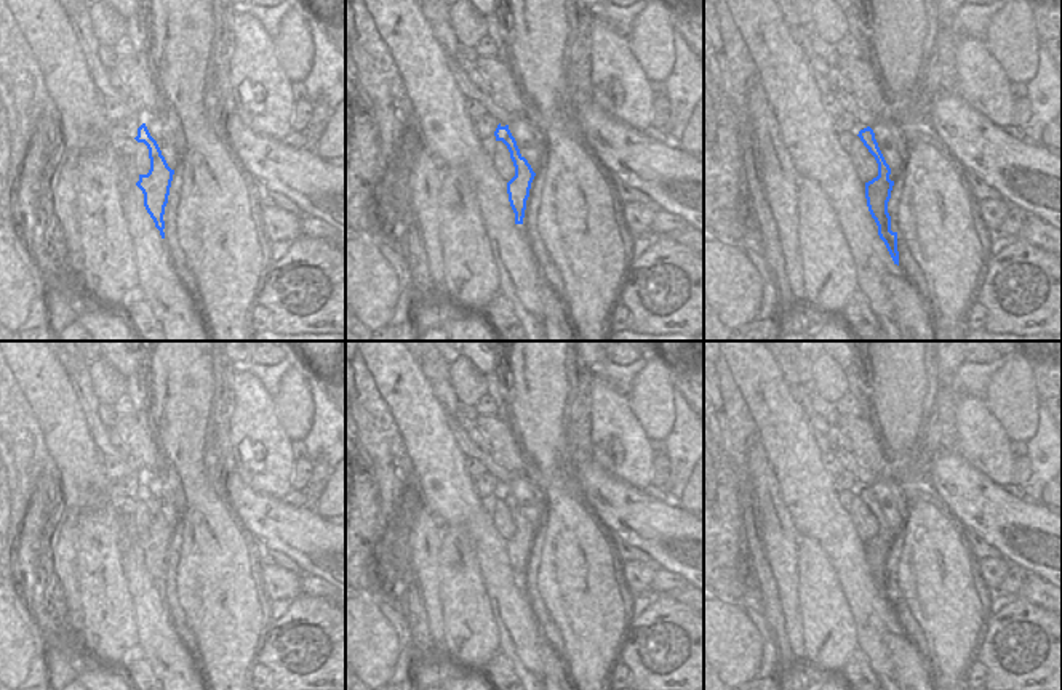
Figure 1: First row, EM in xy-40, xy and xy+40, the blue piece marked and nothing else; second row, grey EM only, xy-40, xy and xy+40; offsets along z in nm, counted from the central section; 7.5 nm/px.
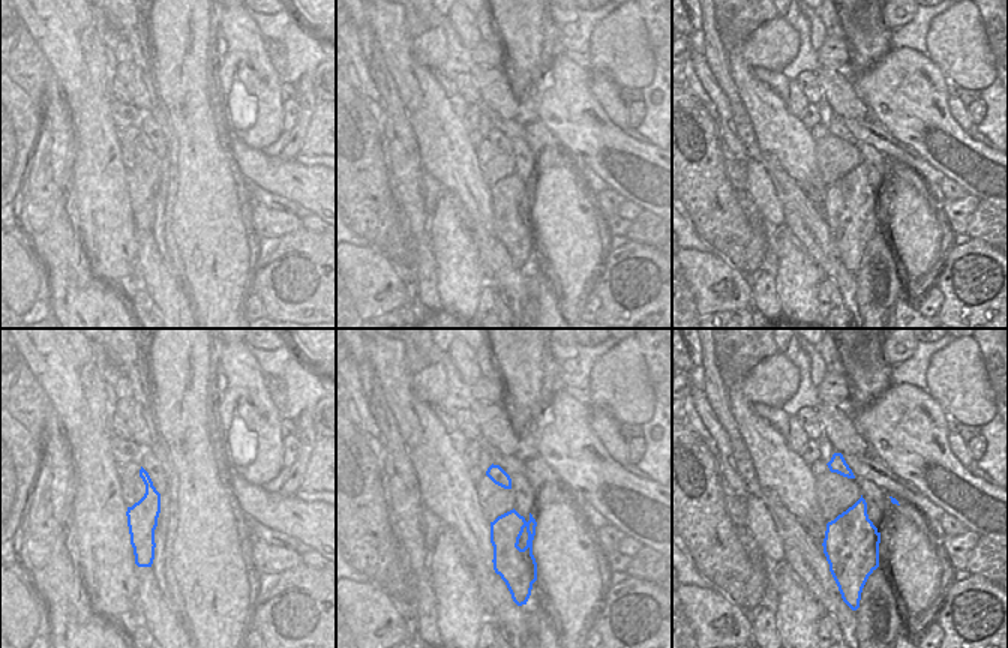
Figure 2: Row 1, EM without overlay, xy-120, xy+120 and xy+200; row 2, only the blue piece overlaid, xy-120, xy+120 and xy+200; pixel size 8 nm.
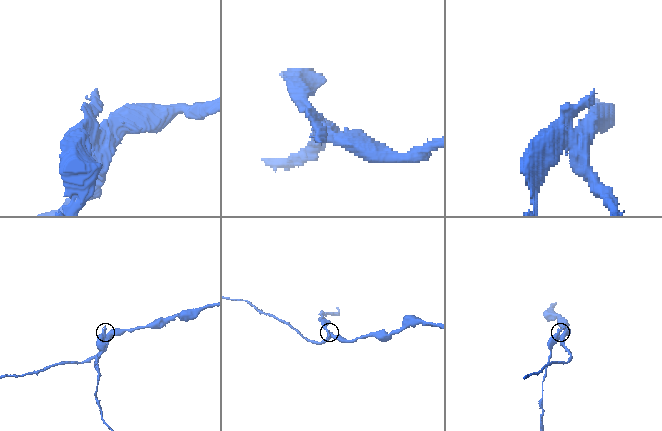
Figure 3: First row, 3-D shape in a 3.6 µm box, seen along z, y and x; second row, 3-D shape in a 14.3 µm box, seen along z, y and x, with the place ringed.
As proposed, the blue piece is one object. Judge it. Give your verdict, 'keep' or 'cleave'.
cleave

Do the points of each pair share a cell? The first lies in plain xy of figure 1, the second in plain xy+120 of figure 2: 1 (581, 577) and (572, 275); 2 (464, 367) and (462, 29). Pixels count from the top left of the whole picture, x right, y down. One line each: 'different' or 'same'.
1: same
2: same

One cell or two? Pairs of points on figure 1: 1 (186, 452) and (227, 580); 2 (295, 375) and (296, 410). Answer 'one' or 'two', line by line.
1: one
2: one

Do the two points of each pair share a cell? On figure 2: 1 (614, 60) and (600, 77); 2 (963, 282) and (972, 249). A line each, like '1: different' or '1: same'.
1: different
2: same

